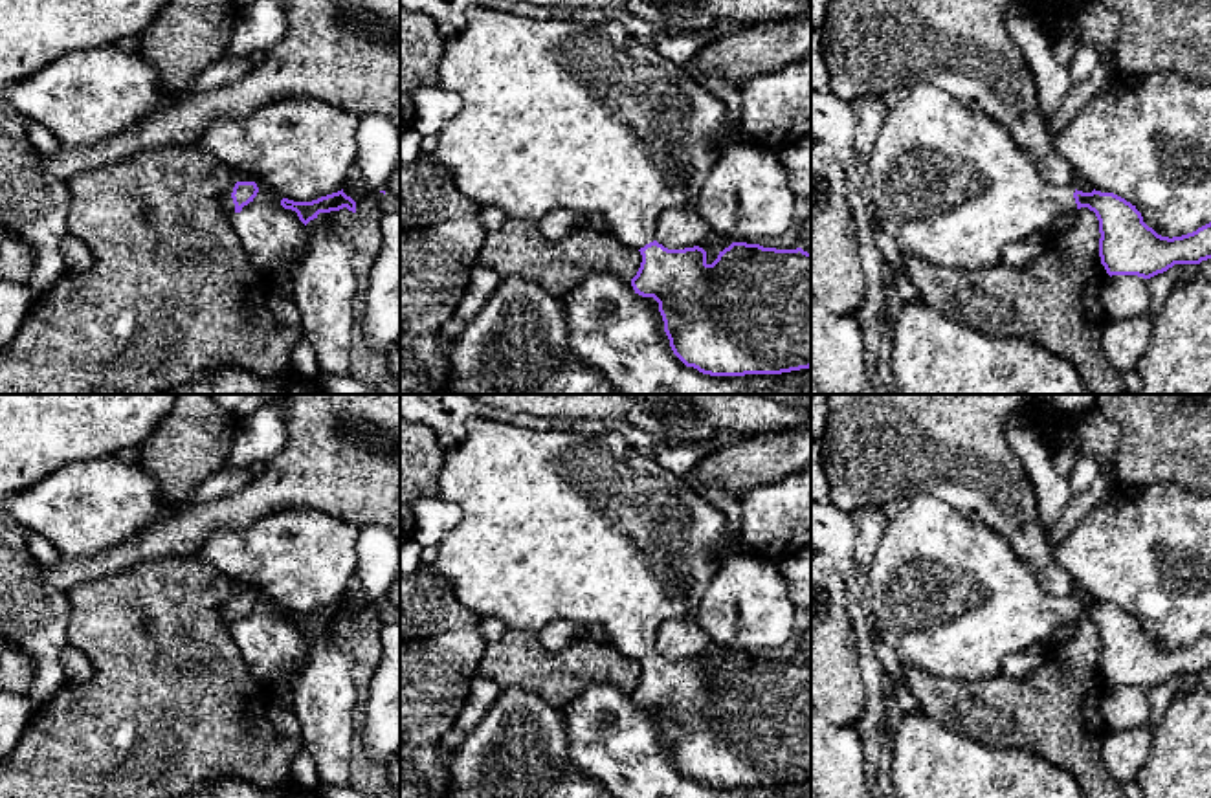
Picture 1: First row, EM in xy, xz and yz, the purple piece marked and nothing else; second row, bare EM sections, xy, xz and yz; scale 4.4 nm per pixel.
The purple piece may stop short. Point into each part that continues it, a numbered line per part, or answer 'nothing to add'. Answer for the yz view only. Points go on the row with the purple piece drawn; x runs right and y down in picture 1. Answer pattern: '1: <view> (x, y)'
1: yz (949, 184)

